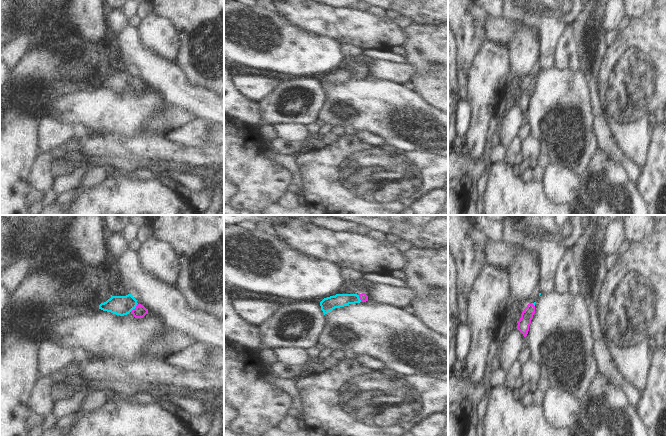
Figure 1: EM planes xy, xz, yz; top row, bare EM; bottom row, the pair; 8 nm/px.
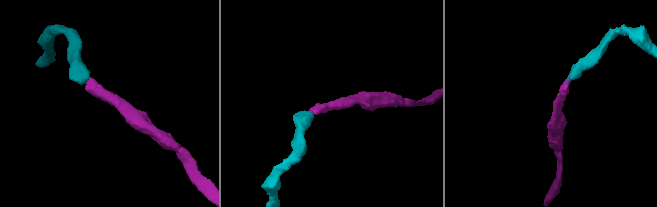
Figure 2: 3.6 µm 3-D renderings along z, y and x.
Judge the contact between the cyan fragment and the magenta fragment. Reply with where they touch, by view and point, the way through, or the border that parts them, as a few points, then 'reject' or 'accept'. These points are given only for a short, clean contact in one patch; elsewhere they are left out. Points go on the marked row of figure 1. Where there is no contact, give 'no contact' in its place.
xy (134, 308) | across xy (120, 305), (134, 308), (140, 311) | accept

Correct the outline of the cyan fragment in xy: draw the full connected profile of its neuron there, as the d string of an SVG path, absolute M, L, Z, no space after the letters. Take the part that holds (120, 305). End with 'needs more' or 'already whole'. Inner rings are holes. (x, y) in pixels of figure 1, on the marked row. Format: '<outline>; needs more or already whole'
M131 294L126 296L111 295L110 299L99 305L99 309L120 316L127 315L131 312L135 318L143 318L148 314L148 309L138 304L137 300Z; needs more

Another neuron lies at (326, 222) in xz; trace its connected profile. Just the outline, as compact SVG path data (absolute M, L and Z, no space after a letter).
M305 215L304 218L308 224L313 224L332 232L352 232L368 236L380 242L386 242L384 234L359 226L354 222L346 222L344 220L338 220L325 215Z

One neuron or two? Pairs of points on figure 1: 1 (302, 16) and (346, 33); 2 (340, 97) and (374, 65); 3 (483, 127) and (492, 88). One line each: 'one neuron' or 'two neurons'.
1: one neuron
2: two neurons
3: one neuron

